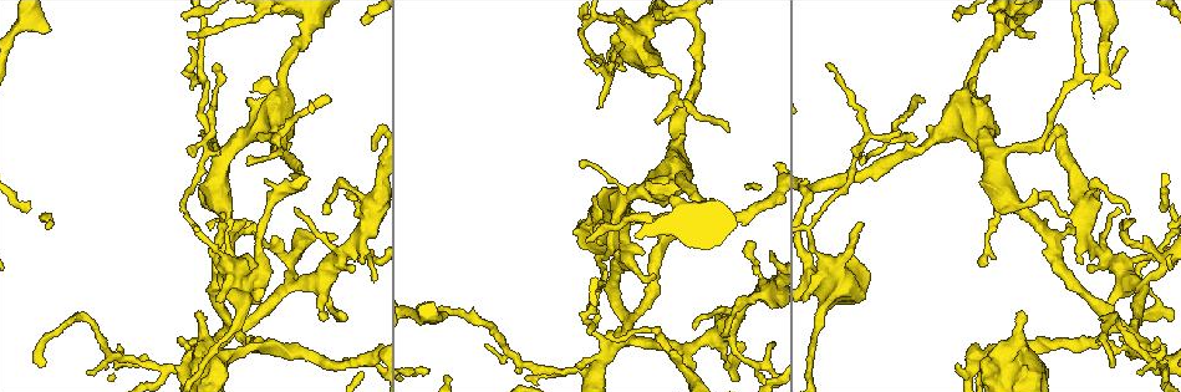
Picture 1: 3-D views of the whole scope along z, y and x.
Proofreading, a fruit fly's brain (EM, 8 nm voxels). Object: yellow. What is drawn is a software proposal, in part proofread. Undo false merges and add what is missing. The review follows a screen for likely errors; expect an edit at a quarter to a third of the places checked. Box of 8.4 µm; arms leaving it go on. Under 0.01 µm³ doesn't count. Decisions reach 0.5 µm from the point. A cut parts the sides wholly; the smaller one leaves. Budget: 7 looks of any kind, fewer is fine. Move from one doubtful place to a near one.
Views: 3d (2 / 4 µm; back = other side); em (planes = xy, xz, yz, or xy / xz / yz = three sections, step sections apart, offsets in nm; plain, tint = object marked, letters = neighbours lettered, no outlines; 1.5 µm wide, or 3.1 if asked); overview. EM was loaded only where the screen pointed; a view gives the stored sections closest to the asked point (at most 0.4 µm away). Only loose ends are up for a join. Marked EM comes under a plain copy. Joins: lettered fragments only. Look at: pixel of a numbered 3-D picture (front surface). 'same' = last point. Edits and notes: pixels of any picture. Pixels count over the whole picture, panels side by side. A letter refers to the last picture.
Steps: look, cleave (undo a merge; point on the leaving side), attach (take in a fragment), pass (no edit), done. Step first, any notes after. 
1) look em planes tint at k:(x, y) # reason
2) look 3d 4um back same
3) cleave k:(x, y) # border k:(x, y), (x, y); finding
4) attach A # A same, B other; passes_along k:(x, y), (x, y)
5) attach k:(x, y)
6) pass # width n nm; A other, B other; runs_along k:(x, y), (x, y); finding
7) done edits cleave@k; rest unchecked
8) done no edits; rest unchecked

look em planes letters at 1:(188, 344)

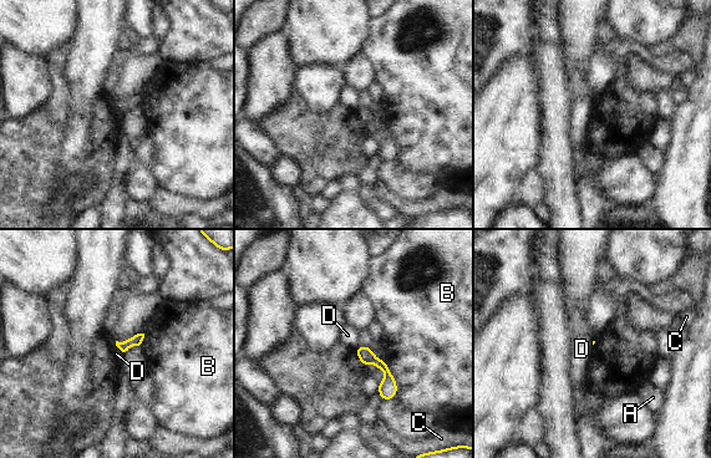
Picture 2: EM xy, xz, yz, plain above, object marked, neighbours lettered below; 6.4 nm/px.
pass # A other, B other, C other, D other; border 2:(115, 341), (115, 345), (122, 352); no lettered fragment goes on from it

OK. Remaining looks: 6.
look em planes letters at 1:(1121, 272) # abrupt turn

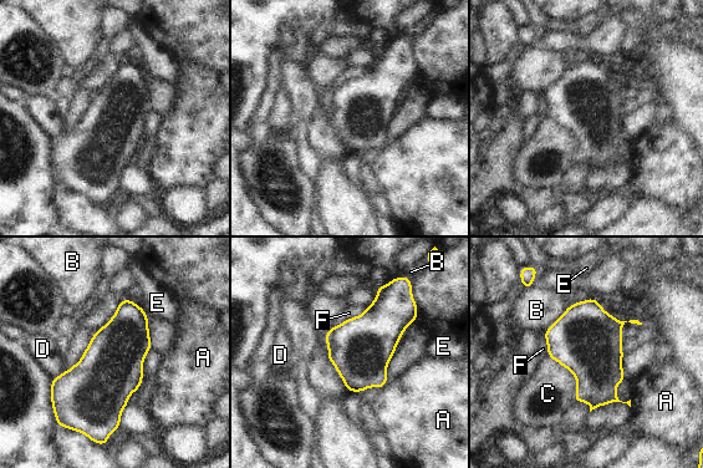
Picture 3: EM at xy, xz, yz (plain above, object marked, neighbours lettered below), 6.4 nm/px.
pass # width 340 nm; A other, B other, C other, D other, E other, F other; border 3:(546, 356), (576, 380), (575, 401); continuous, no second neuron

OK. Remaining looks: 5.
look em yz step 8 letters at 1:(601, 107) # an open end

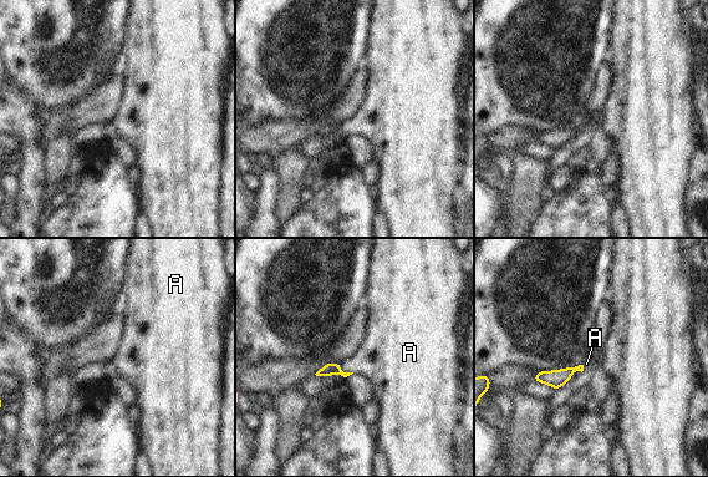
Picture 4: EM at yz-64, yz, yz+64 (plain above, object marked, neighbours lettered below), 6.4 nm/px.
attach A # A same; passes_along 4:(330, 369), (345, 373), (380, 358); the neuron continues

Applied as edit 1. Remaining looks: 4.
done edits attach@4; rest unchecked

